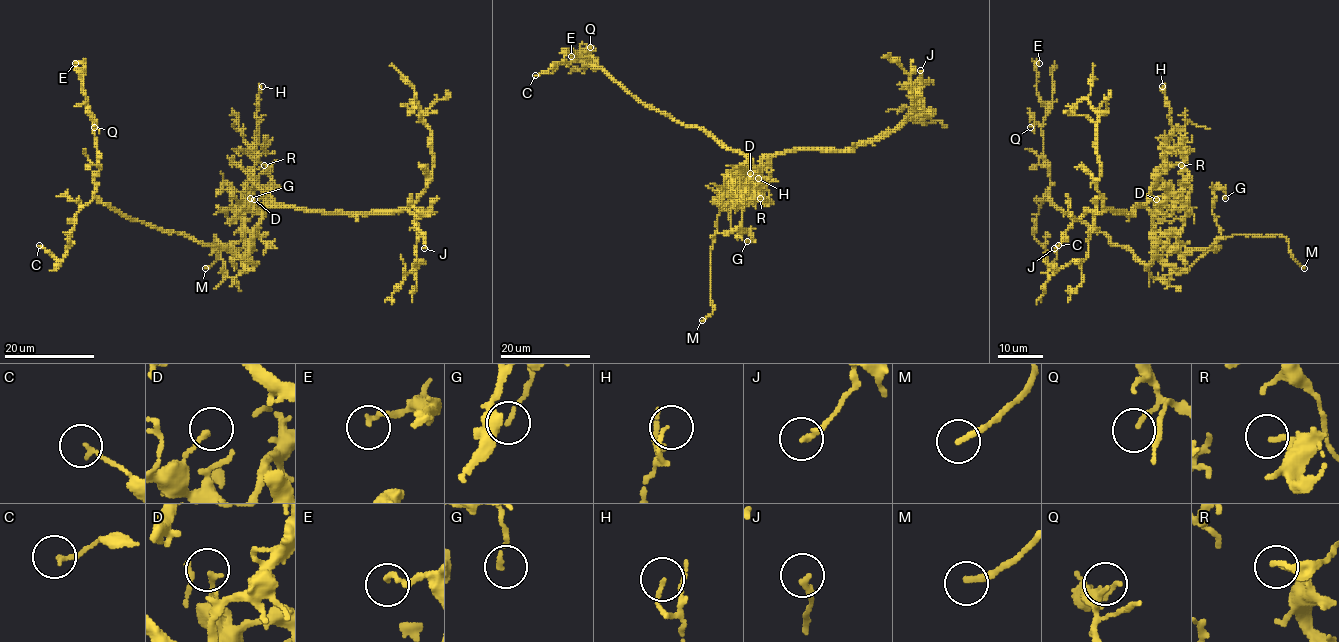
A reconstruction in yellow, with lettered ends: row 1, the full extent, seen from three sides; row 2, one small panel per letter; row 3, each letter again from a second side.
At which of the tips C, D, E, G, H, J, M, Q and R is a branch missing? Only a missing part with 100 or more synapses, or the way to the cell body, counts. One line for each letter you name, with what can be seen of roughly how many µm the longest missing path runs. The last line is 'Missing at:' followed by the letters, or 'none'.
M: about 35 µm are missing
Missing at: M

